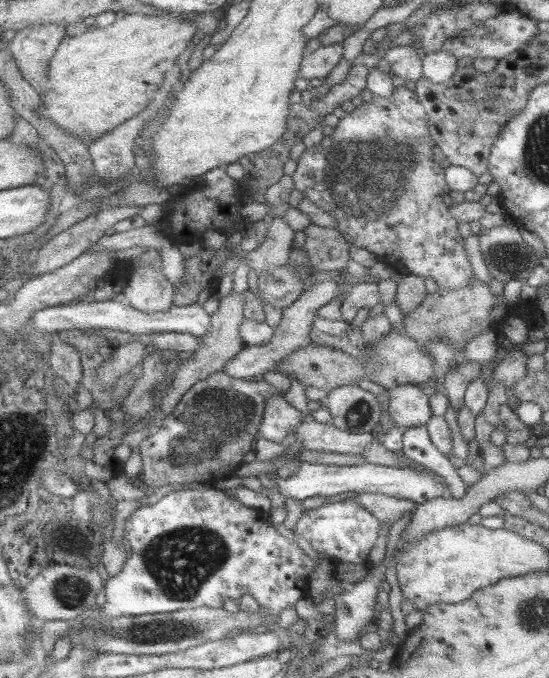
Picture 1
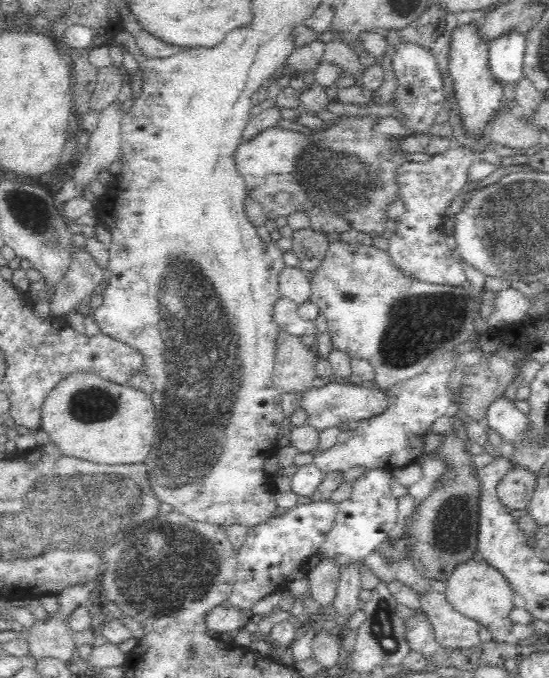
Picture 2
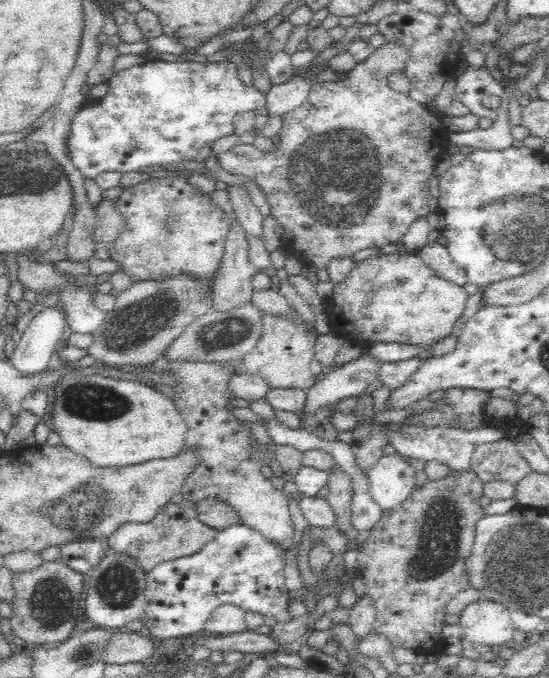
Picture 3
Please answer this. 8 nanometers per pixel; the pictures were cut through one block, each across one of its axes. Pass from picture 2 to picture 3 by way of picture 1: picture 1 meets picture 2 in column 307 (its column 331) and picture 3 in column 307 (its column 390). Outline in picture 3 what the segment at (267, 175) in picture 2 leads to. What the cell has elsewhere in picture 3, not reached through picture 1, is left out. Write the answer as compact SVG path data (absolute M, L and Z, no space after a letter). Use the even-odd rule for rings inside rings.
M385 43L379 49L376 49L370 58L364 64L357 64L357 66L347 74L347 77L341 78L339 81L321 81L316 83L311 89L308 98L298 105L294 110L287 112L284 115L283 125L279 130L279 138L277 144L273 144L274 148L268 152L262 152L253 143L244 144L240 142L238 145L232 147L225 153L217 155L219 164L225 170L229 170L233 174L242 174L248 176L266 196L266 202L270 205L270 215L282 228L284 232L282 238L290 240L290 250L292 254L296 254L296 258L300 260L302 256L306 258L306 264L316 267L316 269L325 269L326 264L332 258L352 257L355 252L364 248L375 248L389 244L396 244L402 242L404 234L410 230L411 224L414 224L418 218L427 216L432 209L428 200L431 199L429 180L432 175L437 174L441 167L441 159L446 151L445 139L447 129L442 126L441 115L436 112L428 110L422 103L412 100L407 94L394 90L388 83L386 78L388 74L395 71L403 71L405 68L404 47L390 45ZM346 194L354 198L352 206L346 206Z

